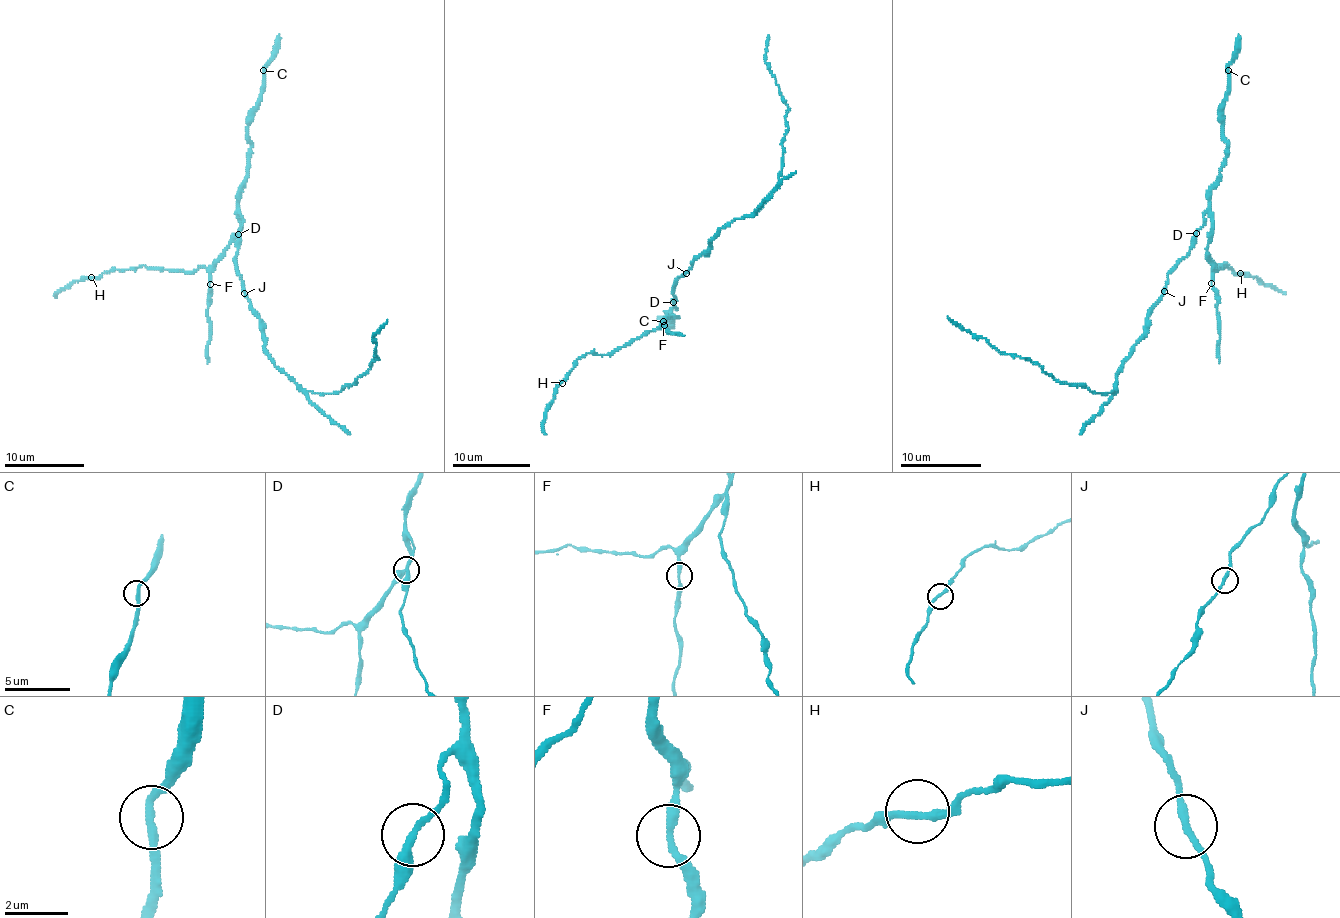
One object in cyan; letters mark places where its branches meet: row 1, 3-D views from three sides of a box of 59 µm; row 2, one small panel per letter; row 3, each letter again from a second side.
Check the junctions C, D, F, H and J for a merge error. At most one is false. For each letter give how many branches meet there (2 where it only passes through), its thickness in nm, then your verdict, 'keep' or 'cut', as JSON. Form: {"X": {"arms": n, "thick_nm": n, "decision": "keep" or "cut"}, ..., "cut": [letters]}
{"C": {"arms": 2, "thick_nm": 240, "decision": "keep"}, "D": {"arms": 2, "thick_nm": 240, "decision": "keep"}, "F": {"arms": 2, "thick_nm": 240, "decision": "keep"}, "H": {"arms": 2, "thick_nm": 240, "decision": "keep"}, "J": {"arms": 2, "thick_nm": 200, "decision": "keep"}, "cut": []}

